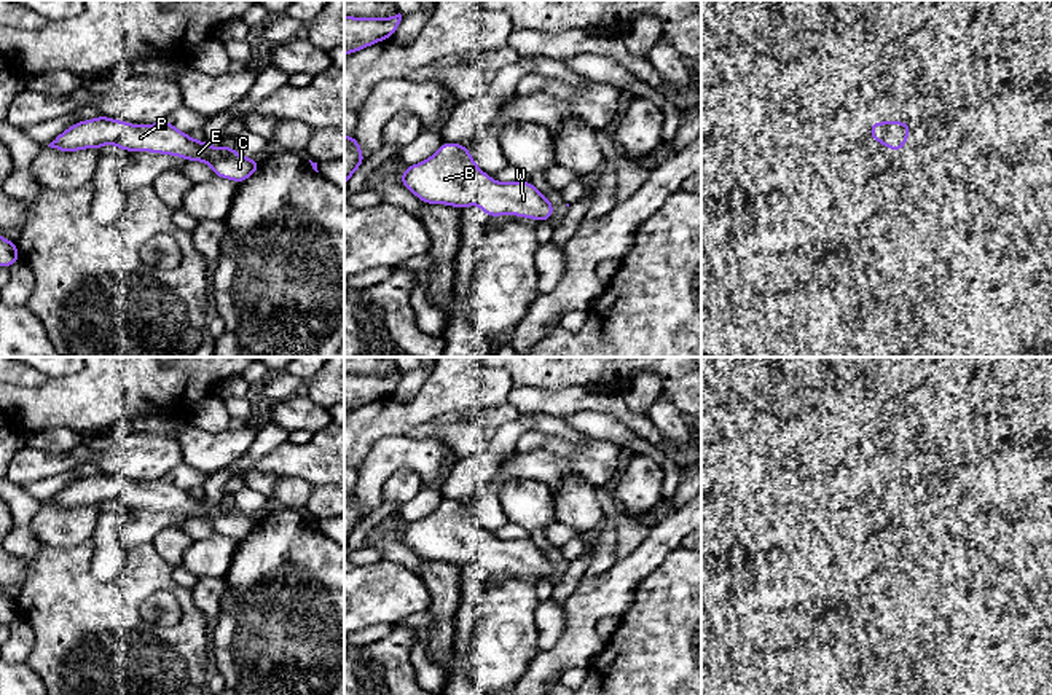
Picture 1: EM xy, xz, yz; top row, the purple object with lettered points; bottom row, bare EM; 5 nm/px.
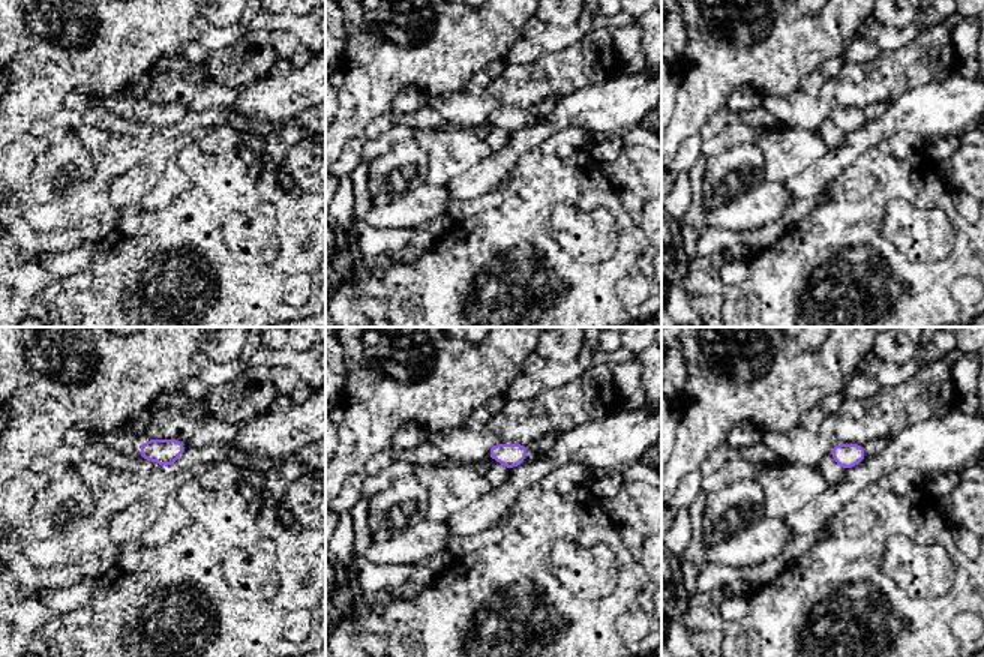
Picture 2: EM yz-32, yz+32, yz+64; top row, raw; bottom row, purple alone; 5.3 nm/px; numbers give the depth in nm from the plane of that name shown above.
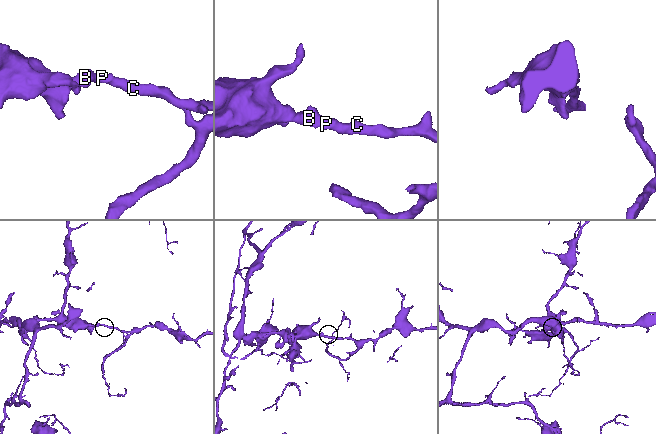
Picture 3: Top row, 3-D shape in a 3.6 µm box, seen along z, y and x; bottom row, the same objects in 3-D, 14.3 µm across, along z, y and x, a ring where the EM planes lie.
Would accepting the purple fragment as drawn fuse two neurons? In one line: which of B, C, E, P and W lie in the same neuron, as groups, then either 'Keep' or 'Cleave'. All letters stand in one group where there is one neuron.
Groups: B C E P W. Keep

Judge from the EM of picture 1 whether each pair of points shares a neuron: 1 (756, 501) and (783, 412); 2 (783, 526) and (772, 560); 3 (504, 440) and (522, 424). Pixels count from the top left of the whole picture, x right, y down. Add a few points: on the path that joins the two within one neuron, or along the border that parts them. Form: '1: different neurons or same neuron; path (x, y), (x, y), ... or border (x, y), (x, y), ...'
1: different neurons; border (767, 490), (757, 490), (741, 506)
2: same neuron; path (783, 536), (785, 550), (781, 553)
3: same neuron; path (509, 435), (517, 427)

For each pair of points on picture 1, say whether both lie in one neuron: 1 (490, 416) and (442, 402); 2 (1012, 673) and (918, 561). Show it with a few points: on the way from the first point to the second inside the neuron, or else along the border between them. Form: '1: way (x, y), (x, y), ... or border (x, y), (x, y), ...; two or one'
1: border (507, 400), (480, 410), (475, 421); two
2: way (976, 673), (920, 617), (920, 598); one

